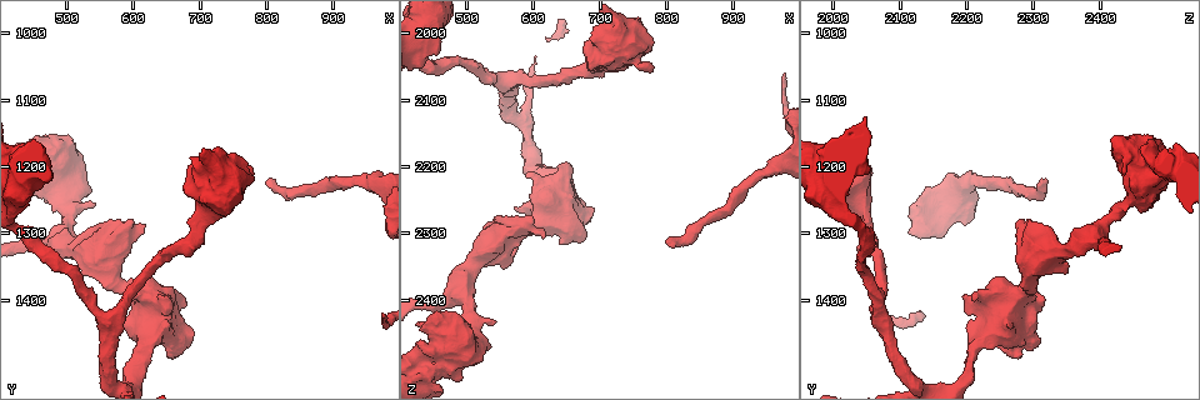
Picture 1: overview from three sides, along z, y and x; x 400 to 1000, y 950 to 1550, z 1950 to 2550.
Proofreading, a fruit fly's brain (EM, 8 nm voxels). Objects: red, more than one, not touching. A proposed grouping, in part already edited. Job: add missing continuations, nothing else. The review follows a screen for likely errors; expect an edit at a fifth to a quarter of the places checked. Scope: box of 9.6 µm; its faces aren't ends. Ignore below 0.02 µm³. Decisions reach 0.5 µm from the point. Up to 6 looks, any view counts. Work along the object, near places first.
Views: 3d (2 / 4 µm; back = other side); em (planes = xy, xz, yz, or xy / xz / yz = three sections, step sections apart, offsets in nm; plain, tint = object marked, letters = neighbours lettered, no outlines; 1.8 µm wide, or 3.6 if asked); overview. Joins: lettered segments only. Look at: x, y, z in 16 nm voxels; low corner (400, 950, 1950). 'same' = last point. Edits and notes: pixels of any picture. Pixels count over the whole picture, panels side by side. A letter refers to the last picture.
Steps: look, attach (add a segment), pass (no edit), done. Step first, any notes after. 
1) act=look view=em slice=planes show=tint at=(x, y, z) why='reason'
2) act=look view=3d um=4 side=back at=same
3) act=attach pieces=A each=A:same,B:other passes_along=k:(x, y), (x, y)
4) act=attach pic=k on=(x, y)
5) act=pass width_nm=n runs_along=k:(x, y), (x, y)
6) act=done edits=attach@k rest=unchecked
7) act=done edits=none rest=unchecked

act=look view=em slice=planes show=letters at=(590, 1405, 2215) why='thick end'

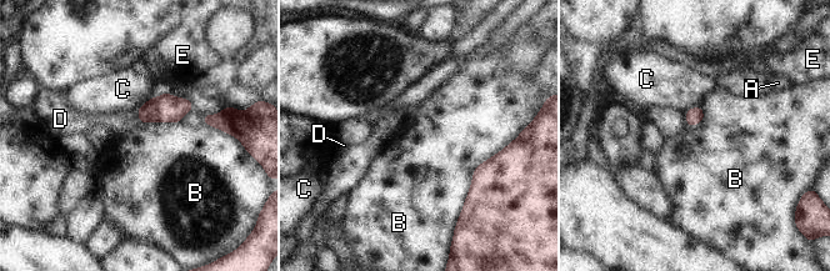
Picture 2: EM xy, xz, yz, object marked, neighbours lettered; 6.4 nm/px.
act=attach pieces=D each=A:other,B:other,C:other,D:same,E:other passes_along=2:(166, 108), (139, 115), (121, 121) found='it goes on there'

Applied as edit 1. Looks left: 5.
act=look view=3d um=4 at=(675, 1410, 2310) why='free end'

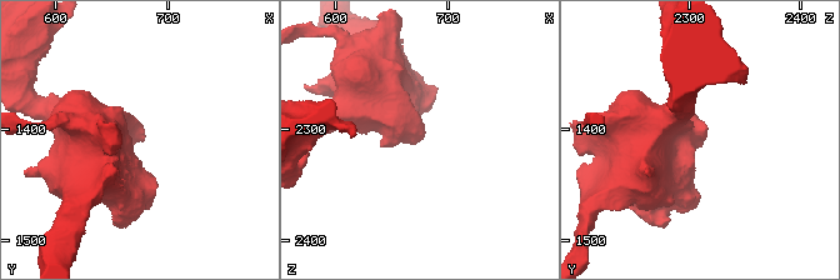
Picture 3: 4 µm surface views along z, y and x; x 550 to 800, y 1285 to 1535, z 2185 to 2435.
act=look view=em slice=planes show=letters at=(682, 1408, 2304)

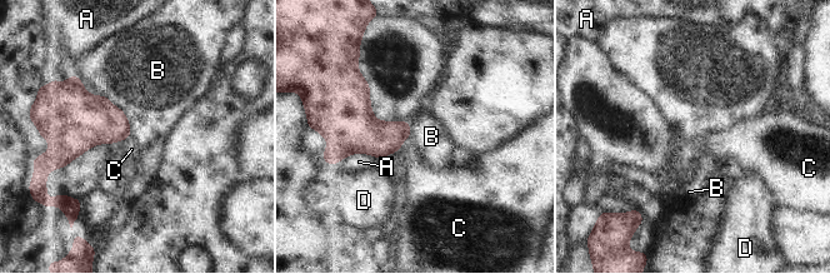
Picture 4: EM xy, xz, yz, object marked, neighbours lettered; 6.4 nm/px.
act=pass each=A:other,B:other,C:other,D:other border=4:(101, 94), (124, 113), (131, 134) found='no lettered segment goes on from it'

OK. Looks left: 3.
act=look view=overview

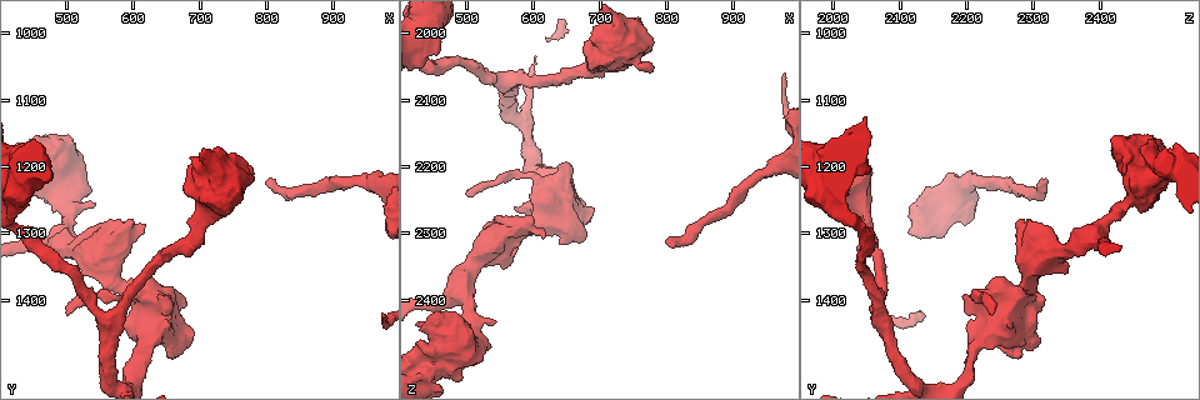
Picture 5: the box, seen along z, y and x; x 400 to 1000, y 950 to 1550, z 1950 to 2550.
act=look view=3d um=4 at=(805, 1220, 2315) why='an open end'

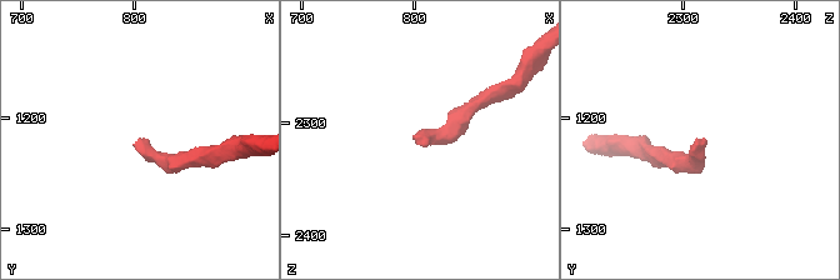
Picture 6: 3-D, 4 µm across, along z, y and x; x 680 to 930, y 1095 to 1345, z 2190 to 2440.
act=look view=em slice=planes show=letters at=(804, 1222, 2322)

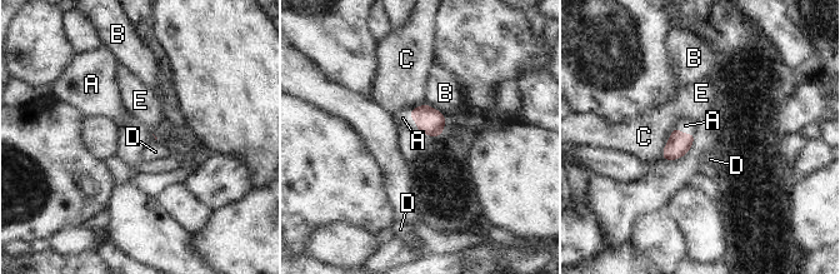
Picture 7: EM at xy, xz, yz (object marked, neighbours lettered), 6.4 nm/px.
act=attach pieces=A each=A:same,B:other,C:other,D:other,E:other passes_along=7:(431, 121), (413, 118), (403, 118) found='the neuron continues'

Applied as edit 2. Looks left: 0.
act=done edits=attach@2,attach@7 rest=unchecked

